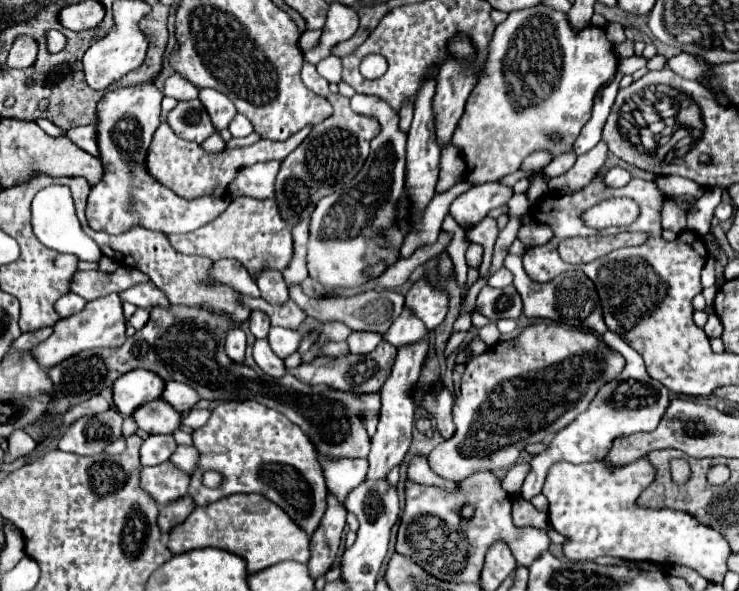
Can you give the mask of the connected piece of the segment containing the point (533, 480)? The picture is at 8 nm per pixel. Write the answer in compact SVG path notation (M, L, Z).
M607 330L603 334L603 340L609 348L613 348L615 352L625 356L627 366L615 380L607 382L597 392L597 396L593 398L589 408L577 420L573 420L567 428L563 428L563 432L555 434L555 438L551 440L547 452L543 452L543 454L539 454L531 460L531 472L525 478L523 488L521 488L523 500L531 500L533 496L537 496L541 492L545 474L547 474L551 464L555 464L559 460L569 460L573 464L601 460L611 450L615 438L629 436L629 434L635 434L635 432L651 432L651 430L657 428L659 420L663 418L663 414L665 414L665 410L671 402L669 390L647 374L643 358L619 334Z

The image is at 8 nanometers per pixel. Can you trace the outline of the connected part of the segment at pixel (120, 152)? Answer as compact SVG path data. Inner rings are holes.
M145 82L129 88L109 90L99 102L97 134L105 174L103 180L93 186L87 202L87 220L97 232L123 234L135 226L157 230L167 236L193 232L215 220L229 206L229 202L217 198L183 200L167 186L155 182L147 172L147 150L157 126L161 124L161 98L163 94L155 88L155 84Z

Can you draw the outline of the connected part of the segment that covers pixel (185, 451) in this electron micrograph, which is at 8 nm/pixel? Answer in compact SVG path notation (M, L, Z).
M177 446L169 460L189 476L193 476L193 472L199 468L199 452L195 446Z

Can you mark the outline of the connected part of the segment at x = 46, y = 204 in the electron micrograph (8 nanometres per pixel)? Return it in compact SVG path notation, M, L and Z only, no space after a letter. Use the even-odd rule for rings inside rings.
M47 186L41 192L37 192L31 203L31 215L33 232L43 245L57 251L67 251L77 256L79 260L87 262L99 262L99 258L103 256L99 246L81 230L73 198L67 186Z

